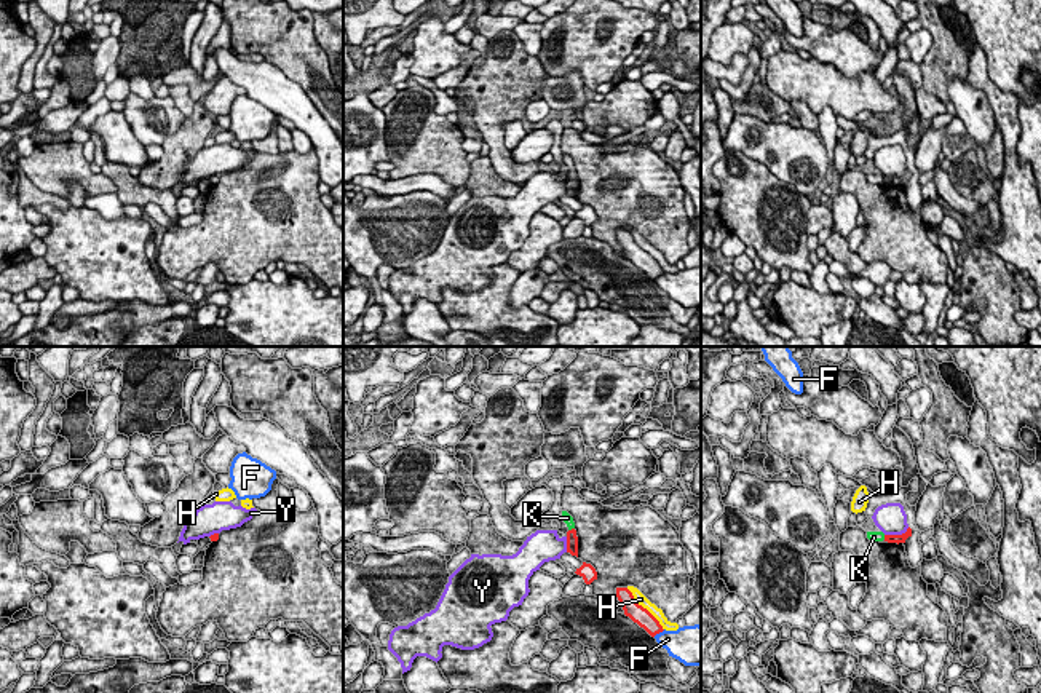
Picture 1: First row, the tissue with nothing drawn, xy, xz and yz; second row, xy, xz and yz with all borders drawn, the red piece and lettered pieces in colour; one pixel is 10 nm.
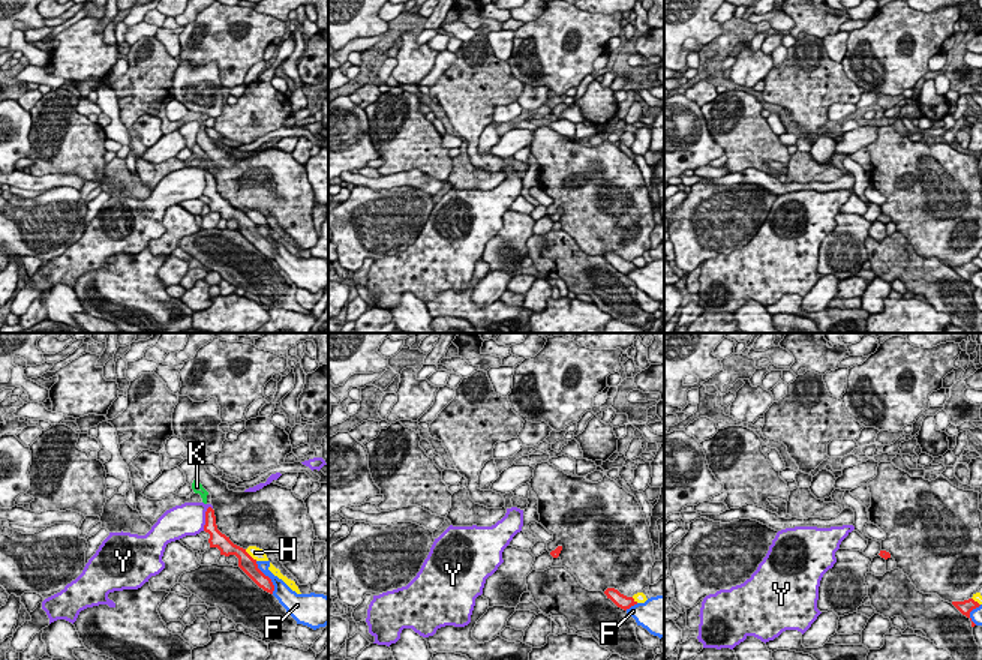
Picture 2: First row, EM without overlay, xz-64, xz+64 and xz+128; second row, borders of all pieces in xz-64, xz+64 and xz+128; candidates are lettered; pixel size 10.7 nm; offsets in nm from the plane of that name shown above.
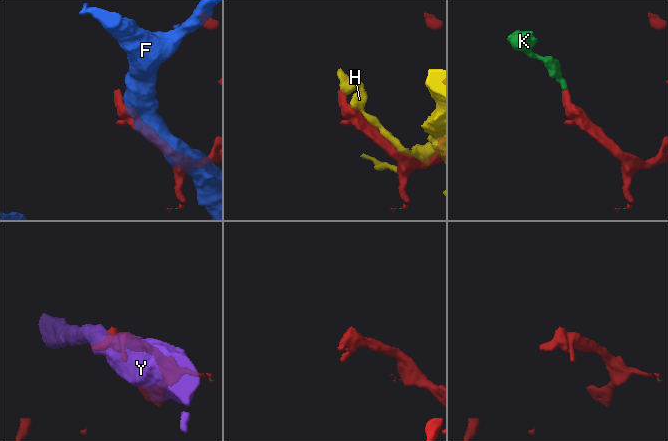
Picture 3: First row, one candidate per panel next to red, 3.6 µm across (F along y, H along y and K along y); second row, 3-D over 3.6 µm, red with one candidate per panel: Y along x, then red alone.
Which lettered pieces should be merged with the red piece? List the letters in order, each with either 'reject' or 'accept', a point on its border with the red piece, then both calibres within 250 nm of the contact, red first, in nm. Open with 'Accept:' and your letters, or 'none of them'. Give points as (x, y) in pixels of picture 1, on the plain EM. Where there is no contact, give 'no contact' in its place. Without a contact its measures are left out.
Accept: K
F: reject; meets red in xz at (658, 275); 180 nm thick on the red side, 280 nm on the other
H: reject; meets red in xz at (645, 251); 180 nm thick on the red side, 120 nm on the other
K: accept; meets red in yz at (885, 179); 100 nm thick on the red side, 100 nm on the other
Y: reject; meets red in yz at (896, 178); 100 nm thick on the red side, 320 nm on the other

